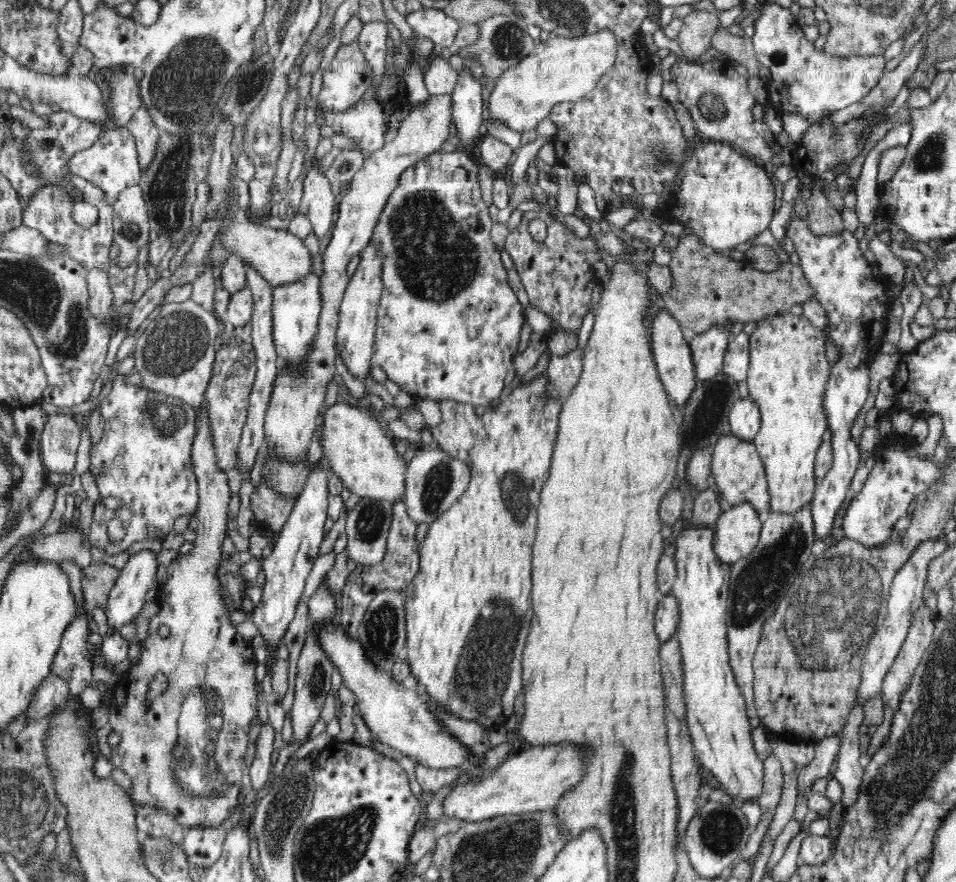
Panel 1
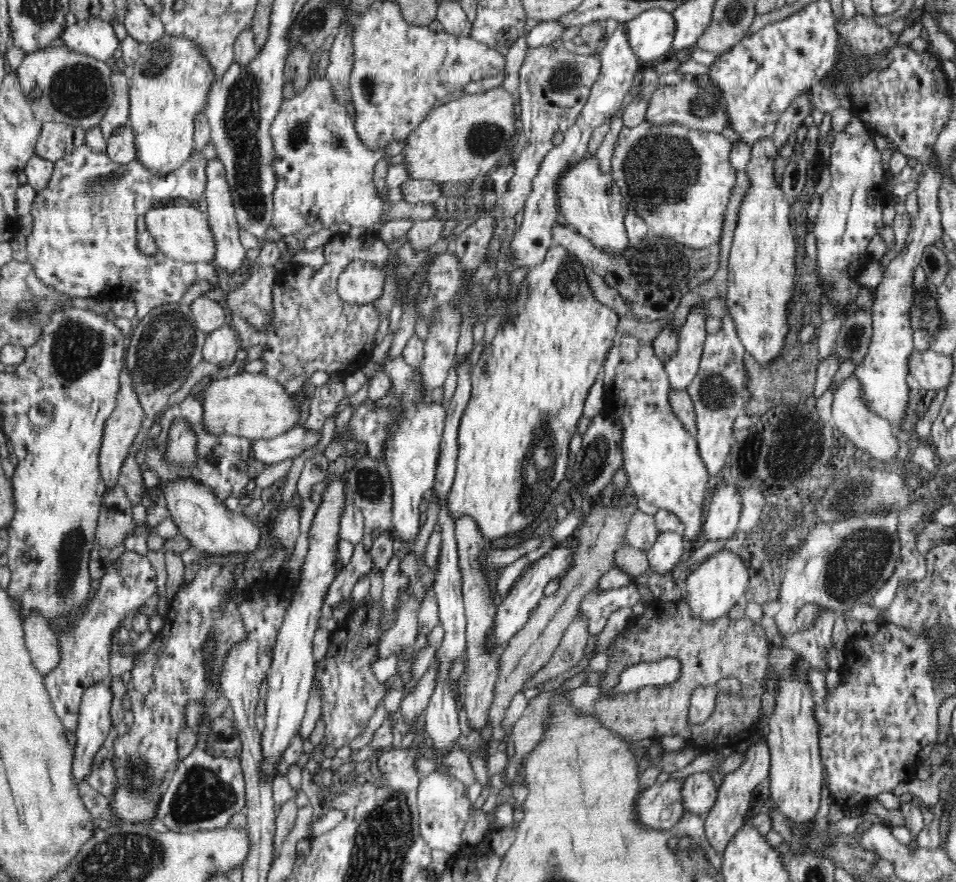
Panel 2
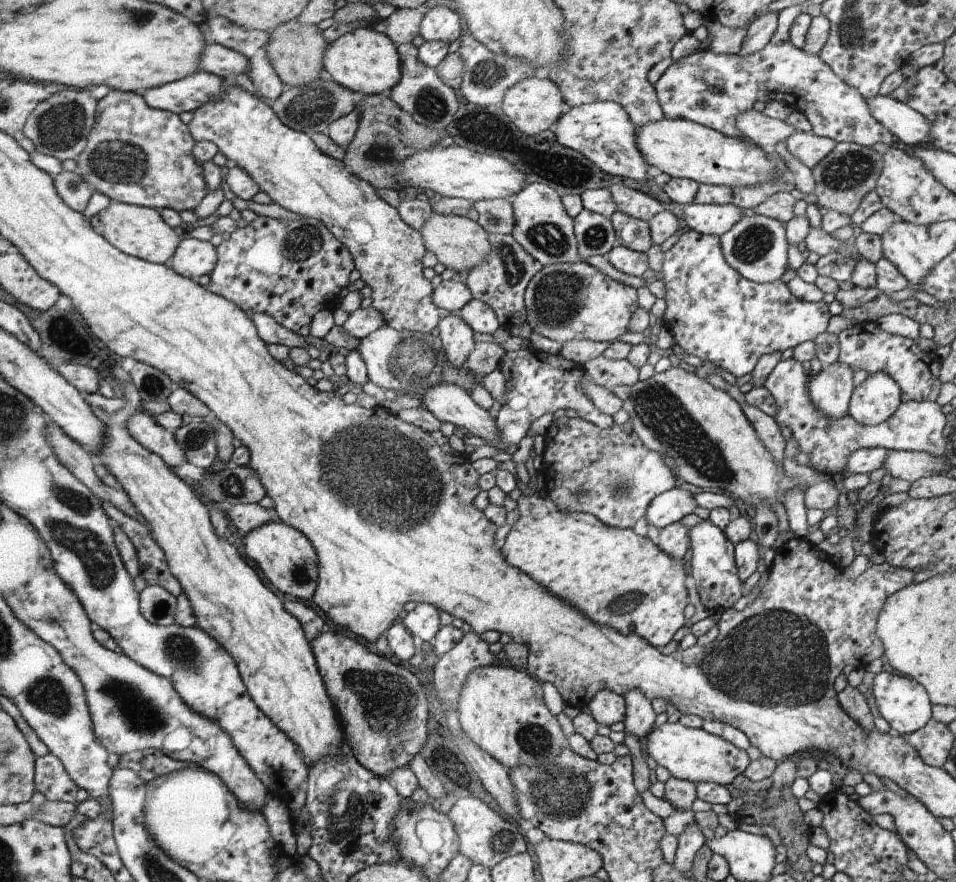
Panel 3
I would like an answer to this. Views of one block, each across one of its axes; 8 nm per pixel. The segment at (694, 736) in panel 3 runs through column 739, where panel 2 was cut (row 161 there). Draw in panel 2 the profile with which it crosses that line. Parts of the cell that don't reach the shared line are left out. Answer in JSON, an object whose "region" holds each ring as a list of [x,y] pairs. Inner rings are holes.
{"region":[[[772,138],[754,142],[745,167],[750,184],[743,197],[729,253],[725,304],[734,317],[745,351],[759,364],[772,366],[780,356],[789,329],[787,304],[793,295],[796,244],[790,229],[790,206],[774,177],[776,145]]]}

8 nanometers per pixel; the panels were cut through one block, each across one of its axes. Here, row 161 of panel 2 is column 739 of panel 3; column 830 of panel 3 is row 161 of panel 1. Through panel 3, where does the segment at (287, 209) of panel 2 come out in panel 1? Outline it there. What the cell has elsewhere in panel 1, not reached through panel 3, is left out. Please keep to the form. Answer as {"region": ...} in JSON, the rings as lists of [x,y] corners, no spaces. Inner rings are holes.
{"region":[[[315,158],[313,169],[303,182],[303,195],[298,212],[306,216],[313,226],[313,235],[318,240],[324,238],[334,224],[335,194],[331,182],[321,172],[321,160]]]}

